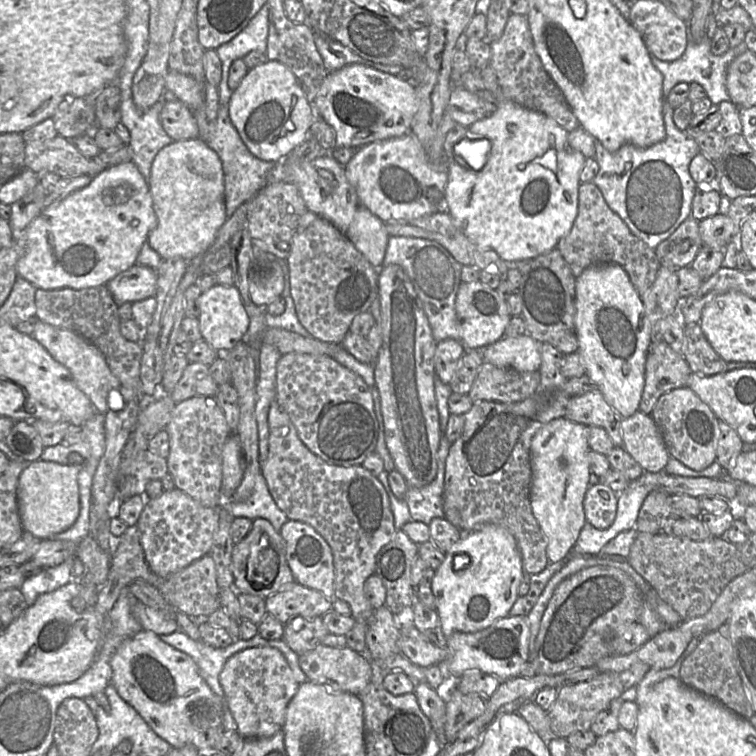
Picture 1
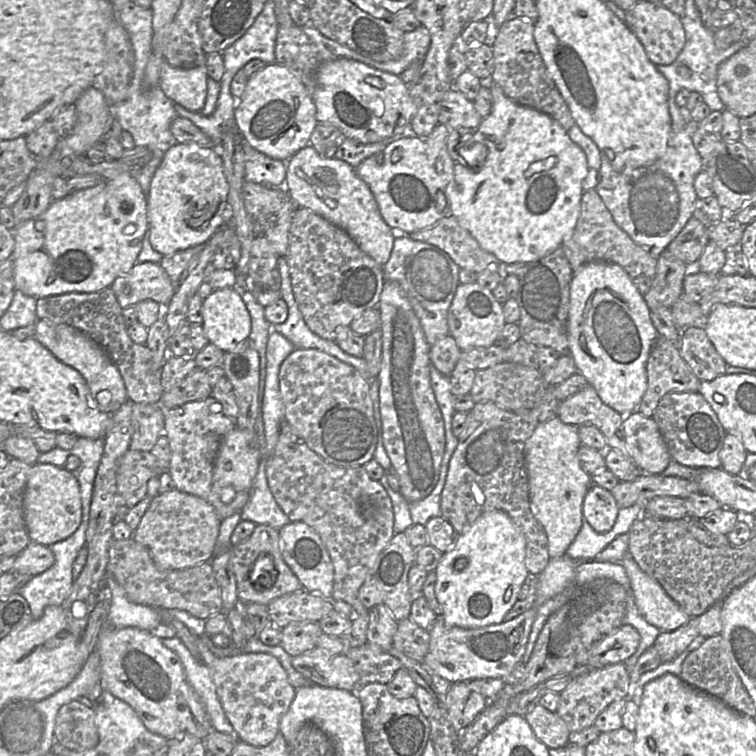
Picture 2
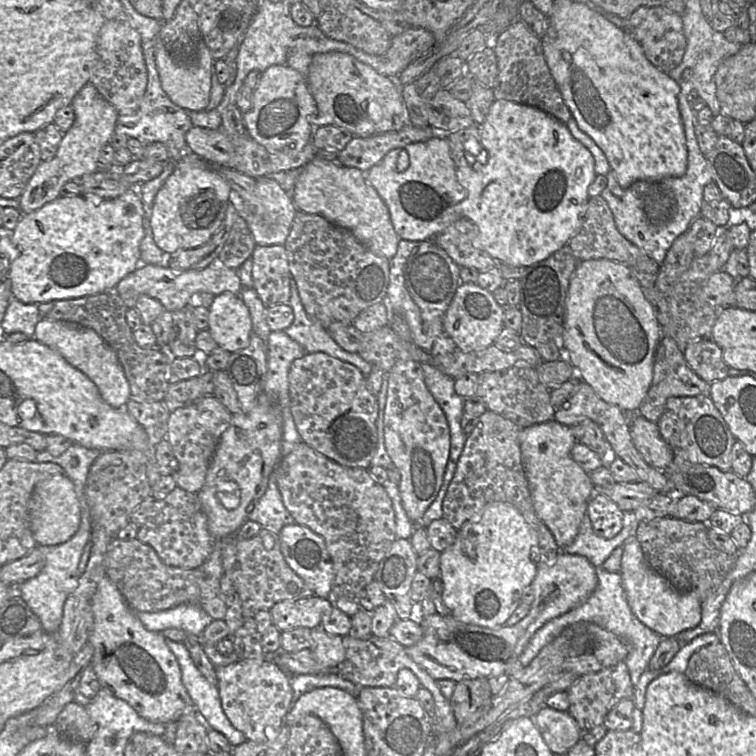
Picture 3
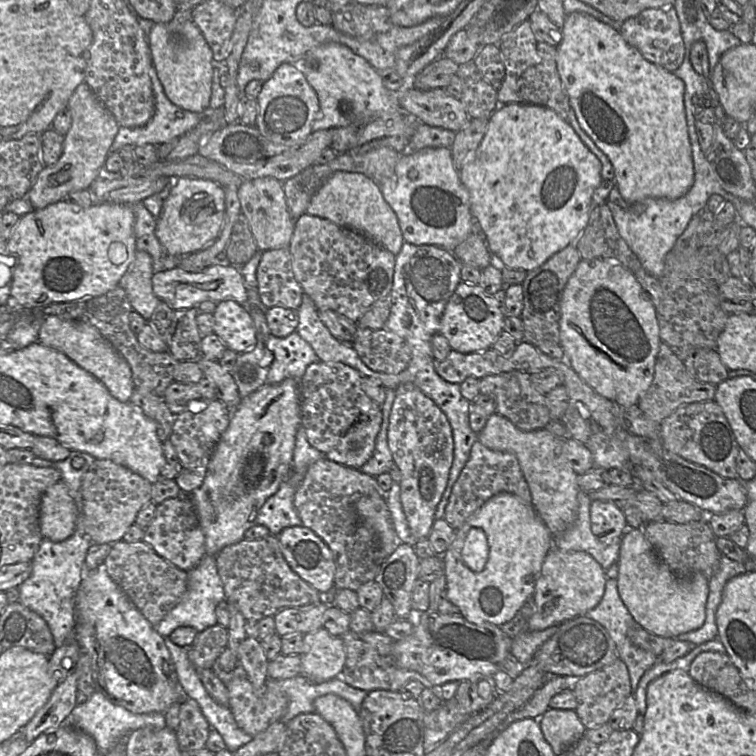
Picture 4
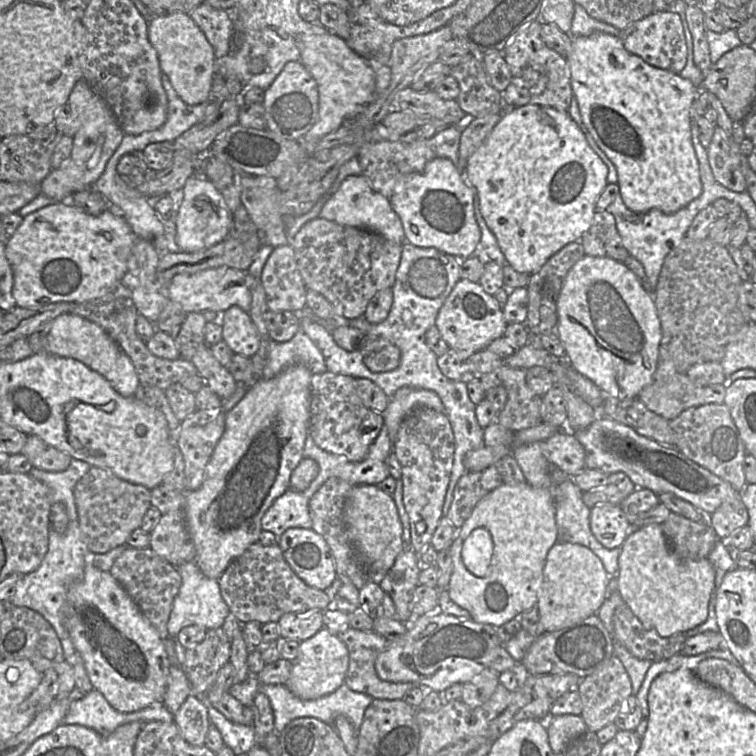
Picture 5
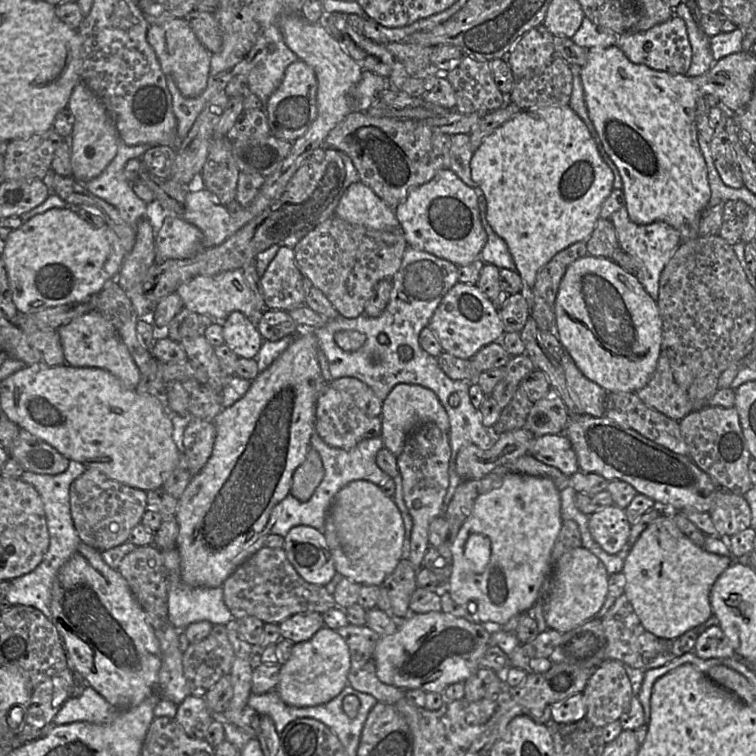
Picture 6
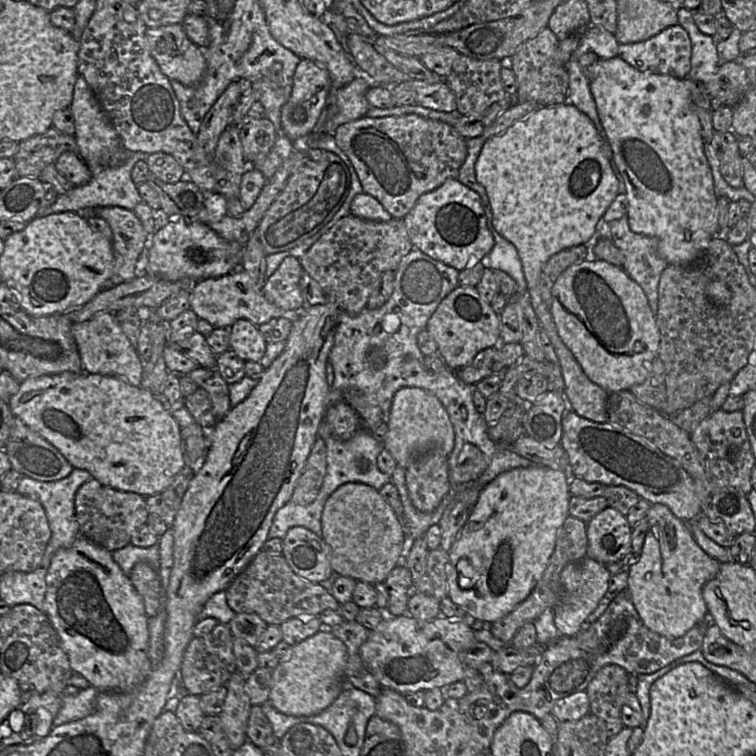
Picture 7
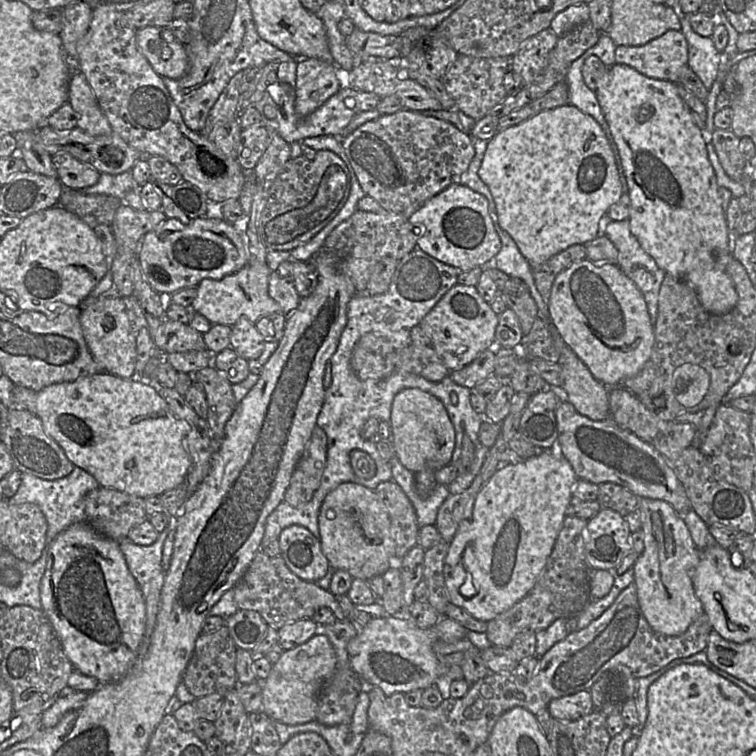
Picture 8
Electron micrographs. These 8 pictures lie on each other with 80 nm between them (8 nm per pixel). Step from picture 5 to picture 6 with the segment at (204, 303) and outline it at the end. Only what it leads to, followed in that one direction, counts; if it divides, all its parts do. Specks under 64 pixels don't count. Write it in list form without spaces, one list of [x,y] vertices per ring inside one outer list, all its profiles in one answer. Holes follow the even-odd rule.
[[[242,270],[221,272],[212,276],[197,276],[181,284],[177,290],[184,308],[199,315],[207,315],[213,323],[224,321],[234,311],[239,311],[257,325],[264,312],[257,310],[255,296],[249,288]]]

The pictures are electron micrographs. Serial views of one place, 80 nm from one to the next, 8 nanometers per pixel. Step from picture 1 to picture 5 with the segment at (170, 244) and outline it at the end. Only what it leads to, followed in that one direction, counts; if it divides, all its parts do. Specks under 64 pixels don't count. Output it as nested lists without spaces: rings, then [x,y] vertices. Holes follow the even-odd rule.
[[[192,176],[182,190],[183,200],[175,213],[174,248],[181,252],[194,253],[211,248],[227,239],[234,223],[232,213],[213,183],[204,177]]]

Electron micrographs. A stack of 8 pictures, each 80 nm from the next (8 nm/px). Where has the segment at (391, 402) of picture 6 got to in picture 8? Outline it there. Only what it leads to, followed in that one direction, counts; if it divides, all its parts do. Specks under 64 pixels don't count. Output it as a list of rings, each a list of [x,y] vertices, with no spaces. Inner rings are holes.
[[[418,388],[400,391],[393,400],[389,421],[391,444],[400,463],[416,473],[424,469],[438,470],[451,462],[455,448],[455,429],[443,403]]]

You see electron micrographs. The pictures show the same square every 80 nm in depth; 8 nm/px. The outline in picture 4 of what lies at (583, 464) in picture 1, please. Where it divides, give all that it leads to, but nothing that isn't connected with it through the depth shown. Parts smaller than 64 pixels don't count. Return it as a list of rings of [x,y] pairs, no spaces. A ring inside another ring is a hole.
[[[498,413],[488,416],[487,423],[478,434],[478,440],[494,451],[513,453],[520,464],[532,496],[532,505],[552,535],[563,534],[573,525],[578,515],[577,495],[580,487],[578,475],[565,462],[561,453],[563,439],[545,428],[522,431]]]

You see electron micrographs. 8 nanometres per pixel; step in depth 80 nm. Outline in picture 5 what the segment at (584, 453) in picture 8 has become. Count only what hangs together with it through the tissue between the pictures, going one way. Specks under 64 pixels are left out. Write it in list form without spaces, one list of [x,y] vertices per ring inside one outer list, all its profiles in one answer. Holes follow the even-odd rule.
[[[598,416],[589,427],[573,433],[585,450],[586,469],[597,469],[608,475],[623,472],[637,488],[649,489],[656,495],[672,493],[708,514],[726,499],[740,497],[730,483],[699,466],[675,447],[662,446],[609,417]]]

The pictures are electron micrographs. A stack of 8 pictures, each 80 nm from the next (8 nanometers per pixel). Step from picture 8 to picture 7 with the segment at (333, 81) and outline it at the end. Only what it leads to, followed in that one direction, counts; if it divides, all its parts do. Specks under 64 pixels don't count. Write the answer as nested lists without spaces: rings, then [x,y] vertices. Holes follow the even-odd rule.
[[[301,59],[293,76],[291,95],[281,108],[280,133],[293,142],[301,142],[312,135],[322,111],[330,104],[331,91],[332,83],[328,71],[309,59]]]

